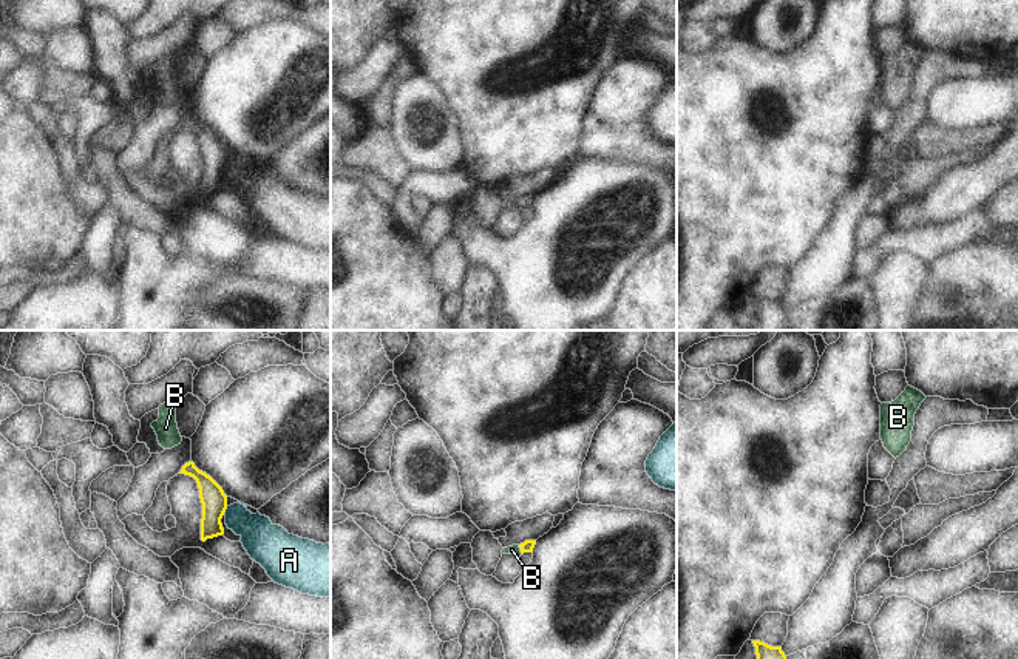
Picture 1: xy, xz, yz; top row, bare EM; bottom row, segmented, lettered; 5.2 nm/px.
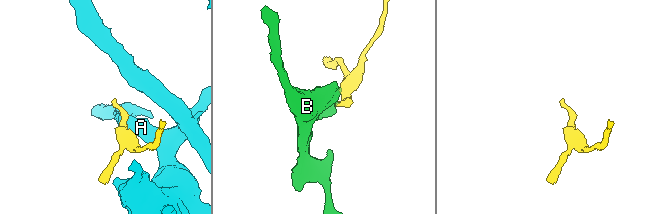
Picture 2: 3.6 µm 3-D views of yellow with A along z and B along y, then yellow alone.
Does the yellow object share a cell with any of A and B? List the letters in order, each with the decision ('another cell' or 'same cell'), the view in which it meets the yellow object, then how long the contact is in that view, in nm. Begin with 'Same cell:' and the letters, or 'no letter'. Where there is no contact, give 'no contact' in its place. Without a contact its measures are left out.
Same cell: B
A: another cell; contact in xy; length 50 nm
B: same cell; contact in xz; length 50 nm

